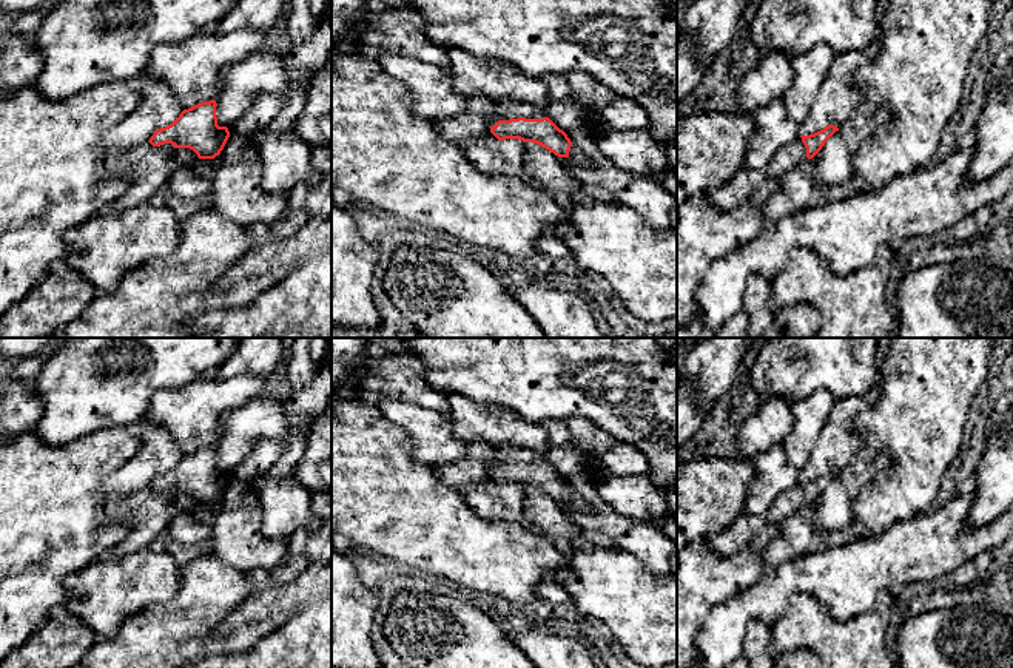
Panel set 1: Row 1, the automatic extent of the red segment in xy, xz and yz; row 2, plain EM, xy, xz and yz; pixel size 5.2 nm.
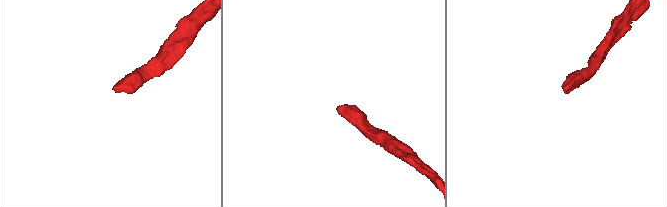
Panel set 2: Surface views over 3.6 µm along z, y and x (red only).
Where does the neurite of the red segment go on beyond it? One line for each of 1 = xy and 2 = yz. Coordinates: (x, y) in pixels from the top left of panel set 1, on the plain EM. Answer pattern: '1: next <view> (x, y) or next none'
1: next none
2: next yz (793, 500)

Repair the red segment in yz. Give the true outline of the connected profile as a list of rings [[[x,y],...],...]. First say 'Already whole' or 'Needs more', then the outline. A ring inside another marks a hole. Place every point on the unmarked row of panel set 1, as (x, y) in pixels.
Needs more. [[[828,471],[814,480],[796,483],[782,492],[763,514],[749,515],[743,512],[731,528],[709,535],[705,540],[706,546],[720,555],[731,555],[743,549],[763,528],[780,525],[813,504],[836,477],[839,477],[837,472]]]

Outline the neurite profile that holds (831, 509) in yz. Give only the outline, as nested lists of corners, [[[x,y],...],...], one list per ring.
[[[867,446],[859,449],[848,466],[813,503],[816,529],[820,534],[843,529],[853,520],[853,498],[888,466],[890,460],[876,449]]]

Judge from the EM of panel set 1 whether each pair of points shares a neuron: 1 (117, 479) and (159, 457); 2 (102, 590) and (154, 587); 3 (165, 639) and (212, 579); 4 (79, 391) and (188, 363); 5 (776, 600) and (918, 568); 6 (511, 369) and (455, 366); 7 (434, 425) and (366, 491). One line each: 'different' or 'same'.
1: same
2: same
3: same
4: same
5: same
6: same
7: different

